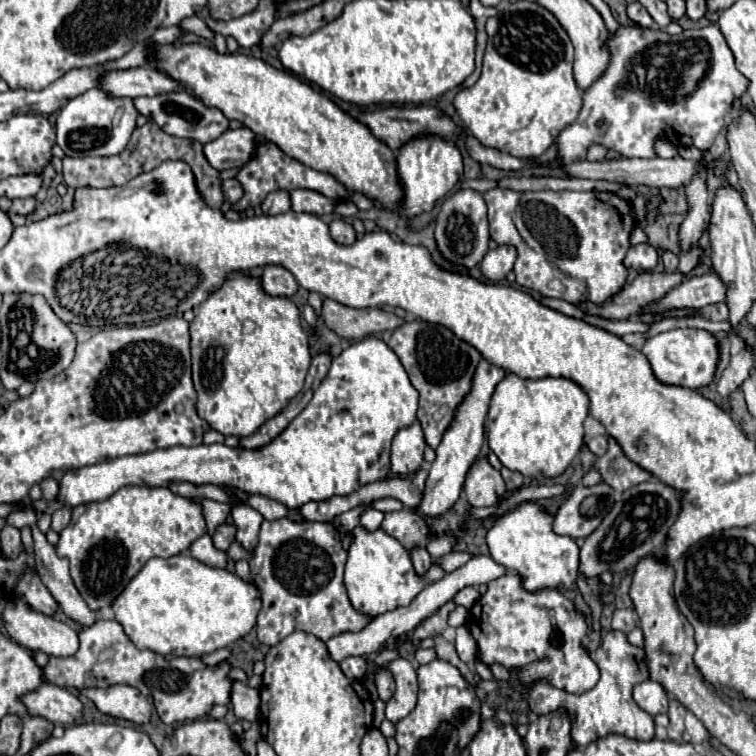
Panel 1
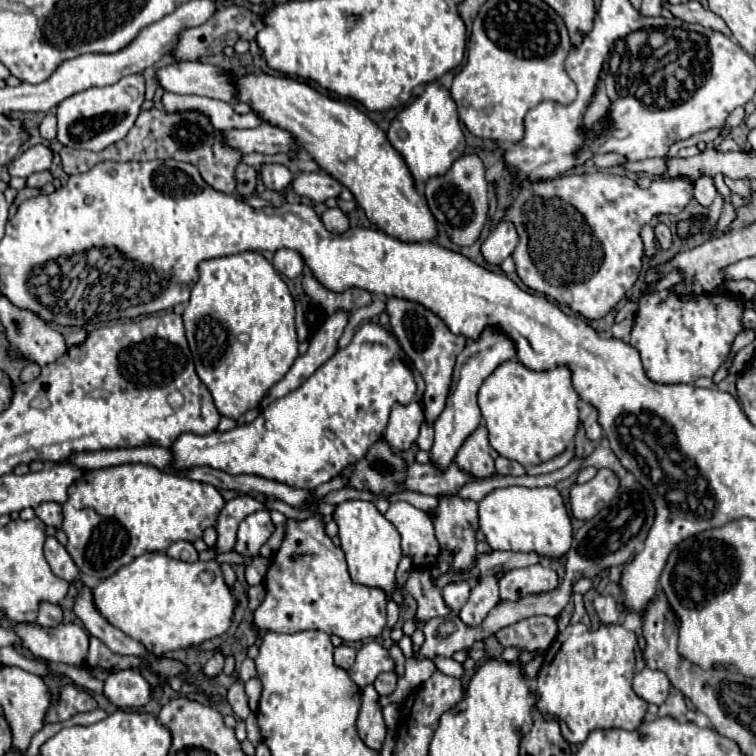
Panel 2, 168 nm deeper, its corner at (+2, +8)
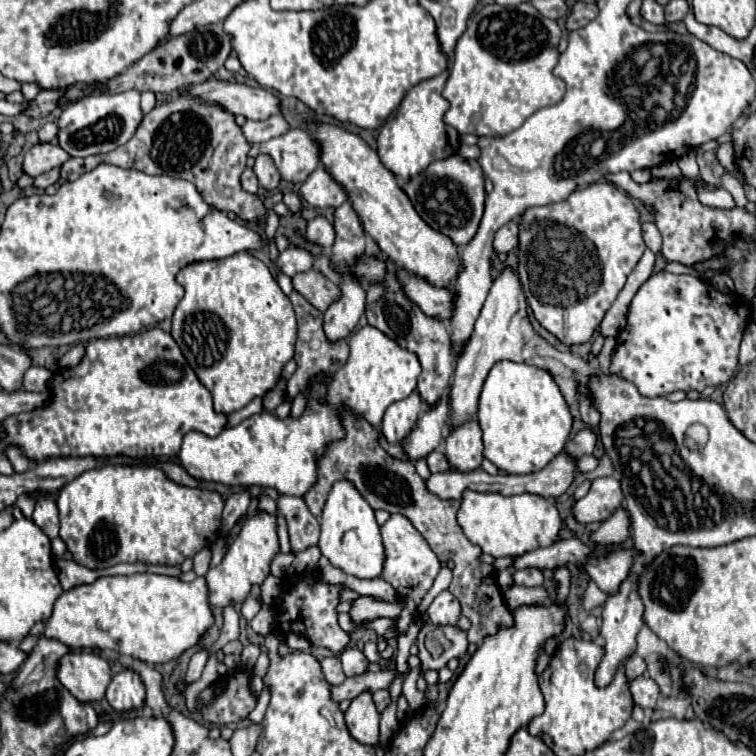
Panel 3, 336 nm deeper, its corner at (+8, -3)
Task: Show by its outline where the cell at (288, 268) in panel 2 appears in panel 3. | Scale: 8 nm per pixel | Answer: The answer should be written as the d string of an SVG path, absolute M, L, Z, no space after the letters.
M289 246L285 252L279 254L277 258L277 268L287 274L287 276L295 276L299 272L307 272L311 266L313 266L315 258L303 250L303 248L297 248L297 246Z

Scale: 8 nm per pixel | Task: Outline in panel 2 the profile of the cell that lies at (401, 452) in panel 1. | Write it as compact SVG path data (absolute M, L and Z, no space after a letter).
M411 401L407 405L393 405L385 429L387 443L397 451L407 451L419 435L421 421L423 421L423 411L417 401Z

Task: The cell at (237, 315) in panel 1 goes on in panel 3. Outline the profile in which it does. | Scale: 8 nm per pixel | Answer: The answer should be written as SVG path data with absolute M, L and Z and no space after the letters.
M239 252L221 260L189 264L177 274L177 282L185 288L185 296L175 308L171 336L179 344L199 382L211 392L215 412L231 414L247 406L253 398L265 396L277 384L285 362L293 358L293 346L297 338L293 306L281 292L269 268L253 254Z

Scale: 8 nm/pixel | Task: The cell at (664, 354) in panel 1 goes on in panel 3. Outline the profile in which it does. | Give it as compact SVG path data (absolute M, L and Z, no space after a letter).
M667 270L663 272L655 272L649 276L649 280L643 282L643 286L637 290L637 294L633 296L631 304L629 304L629 312L627 312L627 326L619 332L617 336L617 348L615 348L615 354L611 358L611 366L609 366L609 372L613 374L619 374L621 378L633 382L639 390L641 396L667 396L675 390L683 390L683 392L689 392L689 390L697 390L701 392L703 388L707 386L719 386L719 384L725 384L737 370L737 356L739 356L739 344L741 344L741 336L743 336L743 330L747 326L751 318L751 304L747 300L743 300L739 294L721 294L717 292L709 282L703 282L699 280L697 276L691 276L691 274L671 274Z

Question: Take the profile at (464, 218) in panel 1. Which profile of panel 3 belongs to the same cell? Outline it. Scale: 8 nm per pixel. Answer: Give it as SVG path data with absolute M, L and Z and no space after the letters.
M459 154L439 160L431 164L417 180L409 180L403 190L411 198L419 216L437 232L449 236L453 244L469 244L477 234L483 206L485 206L485 188L483 188L483 172L479 162L467 162Z

